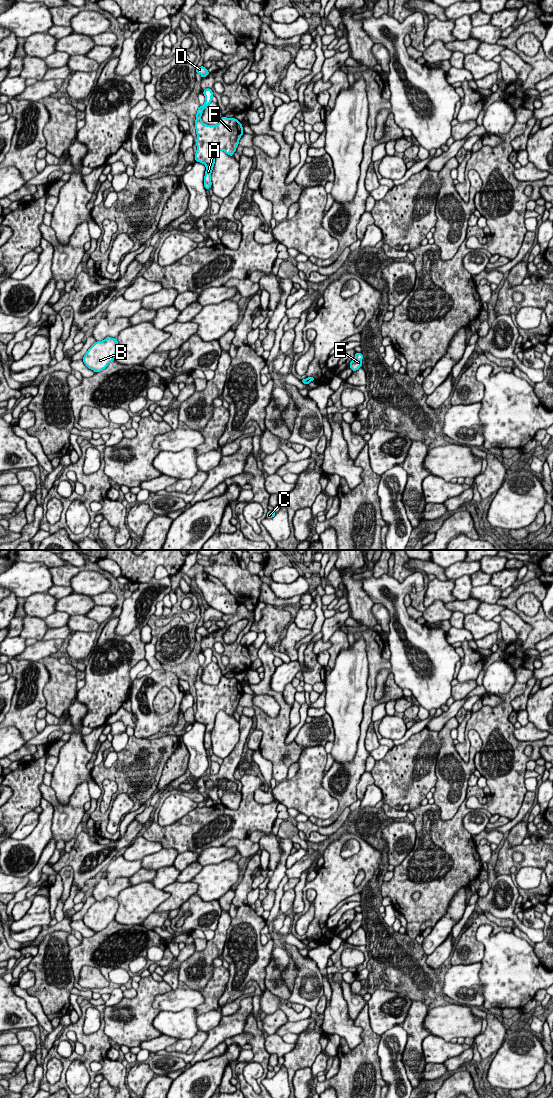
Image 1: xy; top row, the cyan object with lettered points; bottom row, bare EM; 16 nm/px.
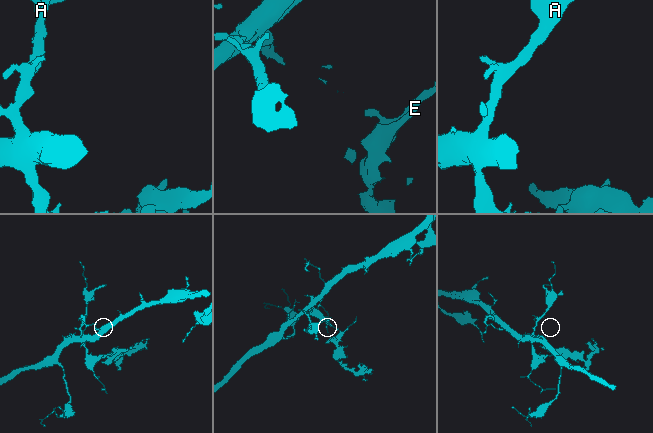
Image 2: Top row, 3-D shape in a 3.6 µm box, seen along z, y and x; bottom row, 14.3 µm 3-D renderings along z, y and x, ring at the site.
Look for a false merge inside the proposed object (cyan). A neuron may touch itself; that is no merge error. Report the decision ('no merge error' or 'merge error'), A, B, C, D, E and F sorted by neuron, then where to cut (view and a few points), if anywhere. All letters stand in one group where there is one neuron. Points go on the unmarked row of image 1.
merge error; A B C D F / E; cut in xy along (306, 938), (309, 941)

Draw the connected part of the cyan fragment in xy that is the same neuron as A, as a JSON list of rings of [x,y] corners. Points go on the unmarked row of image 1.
[[[207,648],[203,651],[205,662],[197,670],[195,689],[197,694],[195,721],[206,726],[204,747],[211,748],[211,733],[215,724],[215,718],[219,711],[233,716],[244,694],[241,682],[236,678],[223,676],[217,685],[207,685],[201,680],[203,670],[212,662],[213,651]]]

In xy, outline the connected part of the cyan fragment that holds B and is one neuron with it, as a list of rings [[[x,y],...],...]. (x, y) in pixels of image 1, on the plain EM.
[[[107,897],[96,901],[83,917],[84,924],[94,932],[105,929],[115,919],[119,904],[116,898]]]

